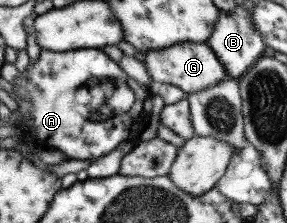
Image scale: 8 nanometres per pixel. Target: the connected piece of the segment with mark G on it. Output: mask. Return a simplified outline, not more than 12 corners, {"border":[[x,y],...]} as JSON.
{"border":[[210,46],[148,50],[152,81],[190,92],[227,79]]}

